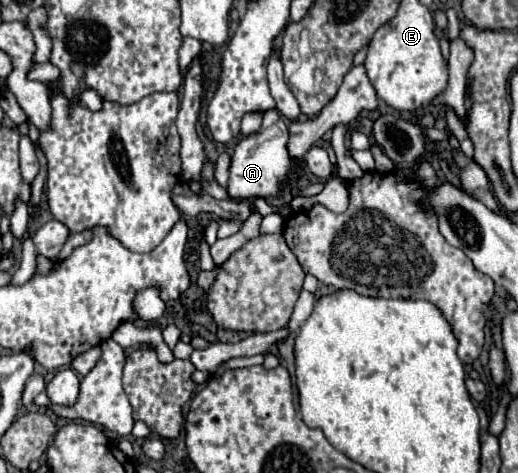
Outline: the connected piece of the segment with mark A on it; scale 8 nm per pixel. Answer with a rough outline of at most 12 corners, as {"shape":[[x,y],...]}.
{"shape":[[266,112],[262,128],[232,154],[232,200],[280,194],[292,160],[286,122]]}

